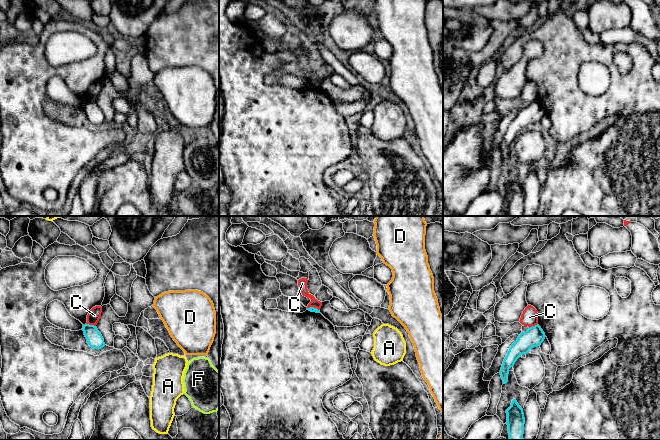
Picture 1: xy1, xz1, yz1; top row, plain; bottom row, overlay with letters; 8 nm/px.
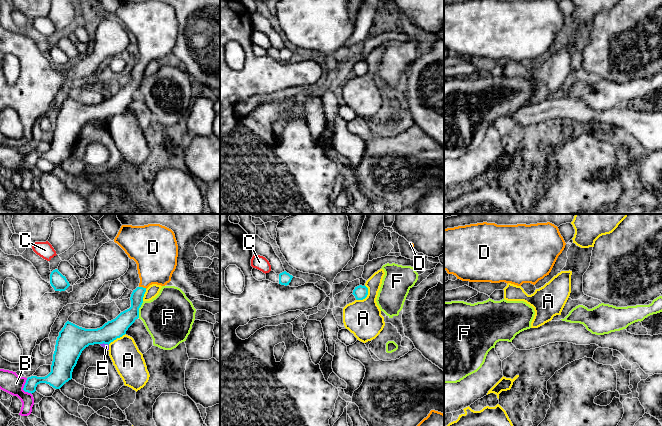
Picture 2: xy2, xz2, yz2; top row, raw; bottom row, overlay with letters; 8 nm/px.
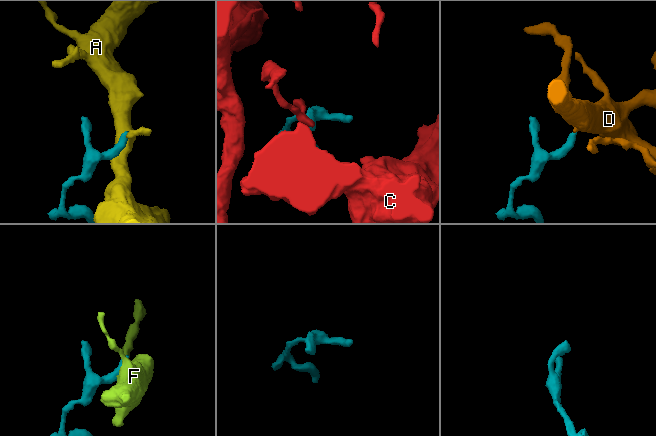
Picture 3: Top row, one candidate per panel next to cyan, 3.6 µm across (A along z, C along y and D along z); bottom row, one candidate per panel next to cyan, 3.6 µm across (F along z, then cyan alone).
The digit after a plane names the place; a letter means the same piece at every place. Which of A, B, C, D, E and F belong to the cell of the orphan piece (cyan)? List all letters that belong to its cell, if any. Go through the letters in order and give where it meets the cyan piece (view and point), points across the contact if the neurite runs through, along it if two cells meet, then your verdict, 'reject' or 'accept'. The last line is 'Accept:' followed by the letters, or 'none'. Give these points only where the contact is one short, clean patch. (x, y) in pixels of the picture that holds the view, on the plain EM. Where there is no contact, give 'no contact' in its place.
A: meets cyan in xz2 at (366, 72); border along xz2 (365, 61), (367, 71), (362, 75), (356, 76); reject
B: meets cyan in xy2 at (23, 164); border along xy2 (27, 154), (23, 165), (31, 170); reject
C: meets cyan in xy1 at (91, 101); border along xy1 (86, 99), (95, 102); reject
D: meets cyan in xy2 at (142, 63); runs through xy2 (130, 91), (142, 63), (156, 36); accept
E: meets cyan in xy2 at (104, 119); reject
F: meets cyan in xy2 at (138, 85); border along xy2 (143, 77), (139, 84), (138, 93); reject
Accept: D

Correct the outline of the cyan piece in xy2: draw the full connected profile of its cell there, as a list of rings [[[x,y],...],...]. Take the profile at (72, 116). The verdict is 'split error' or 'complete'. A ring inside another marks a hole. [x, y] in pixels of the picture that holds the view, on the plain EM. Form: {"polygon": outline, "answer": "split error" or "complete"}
{"polygon": [[[160,0],[144,2],[122,1],[114,18],[137,40],[140,59],[131,70],[131,83],[97,105],[85,105],[67,97],[56,116],[51,148],[45,153],[28,153],[23,164],[25,168],[34,169],[37,161],[40,159],[46,159],[55,165],[60,165],[66,158],[72,155],[73,145],[86,123],[103,119],[109,121],[117,114],[125,111],[128,104],[139,94],[139,84],[143,79],[146,65],[152,60],[165,62],[171,57],[172,50],[177,42],[178,33],[177,17],[171,5]]], "answer": "split error"}

